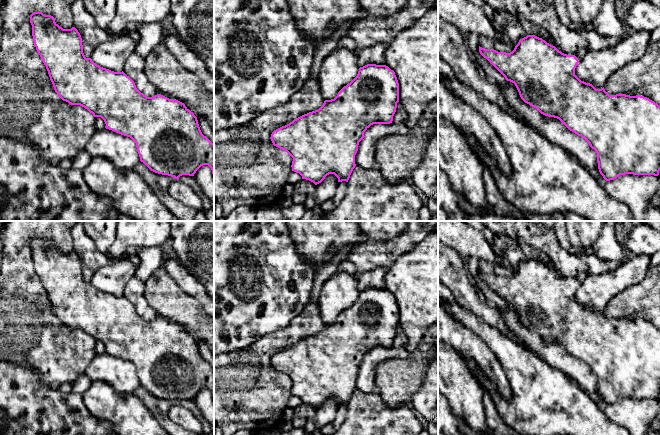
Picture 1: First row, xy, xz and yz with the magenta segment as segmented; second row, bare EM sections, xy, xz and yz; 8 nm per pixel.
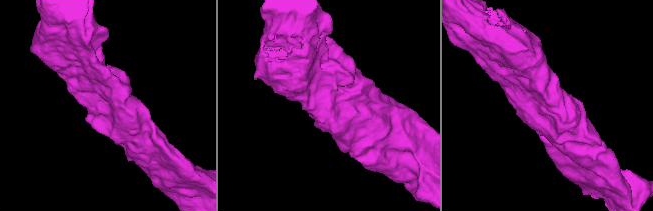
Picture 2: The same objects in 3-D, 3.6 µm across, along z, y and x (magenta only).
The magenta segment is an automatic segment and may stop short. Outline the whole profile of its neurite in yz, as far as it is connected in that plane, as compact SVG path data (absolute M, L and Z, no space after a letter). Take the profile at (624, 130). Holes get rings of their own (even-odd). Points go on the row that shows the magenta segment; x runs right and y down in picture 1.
M535 35L519 40L510 53L498 52L479 46L480 54L486 58L507 81L515 84L521 99L536 108L541 114L559 119L570 131L584 138L597 153L598 169L606 181L620 175L654 175L660 171L660 106L647 97L626 94L609 95L604 87L596 89L575 75L579 61L588 53L580 50L576 55L567 55L555 46Z

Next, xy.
M42 12L32 13L30 23L36 50L63 101L84 107L94 117L101 117L106 129L130 137L136 143L140 161L151 171L178 179L182 175L194 176L201 166L208 165L214 178L214 144L202 134L197 117L184 103L161 94L147 97L123 71L111 71L86 58L75 27L63 29L53 16Z

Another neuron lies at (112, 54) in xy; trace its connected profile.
M114 35L94 49L91 59L100 67L122 72L126 60L134 53L135 47L136 42L130 35Z

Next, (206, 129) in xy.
M197 117L200 130L214 144L214 129L208 124L205 118Z

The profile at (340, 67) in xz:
M336 47L322 62L319 85L324 100L334 99L338 92L358 74L355 51Z

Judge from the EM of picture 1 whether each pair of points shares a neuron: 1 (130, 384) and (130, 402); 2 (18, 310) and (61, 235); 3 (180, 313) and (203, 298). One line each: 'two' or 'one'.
1: two
2: one
3: two

